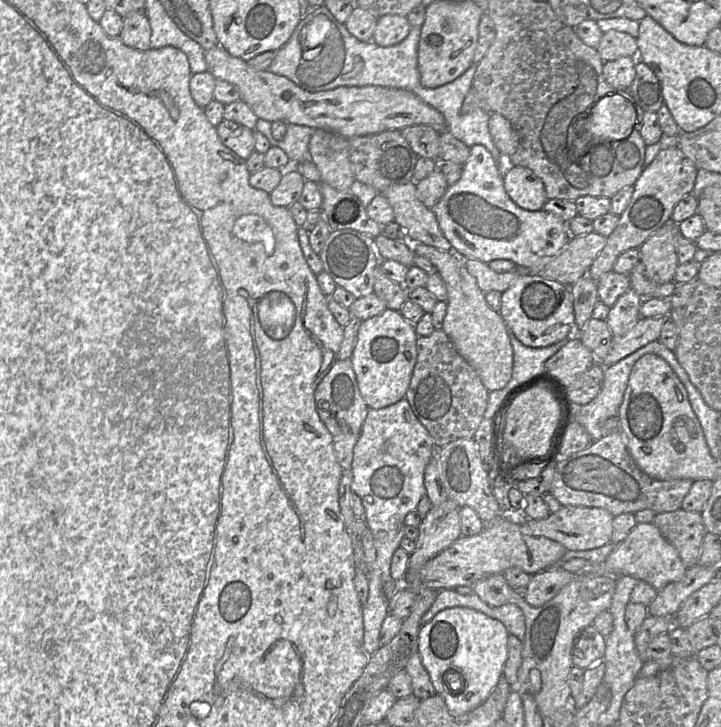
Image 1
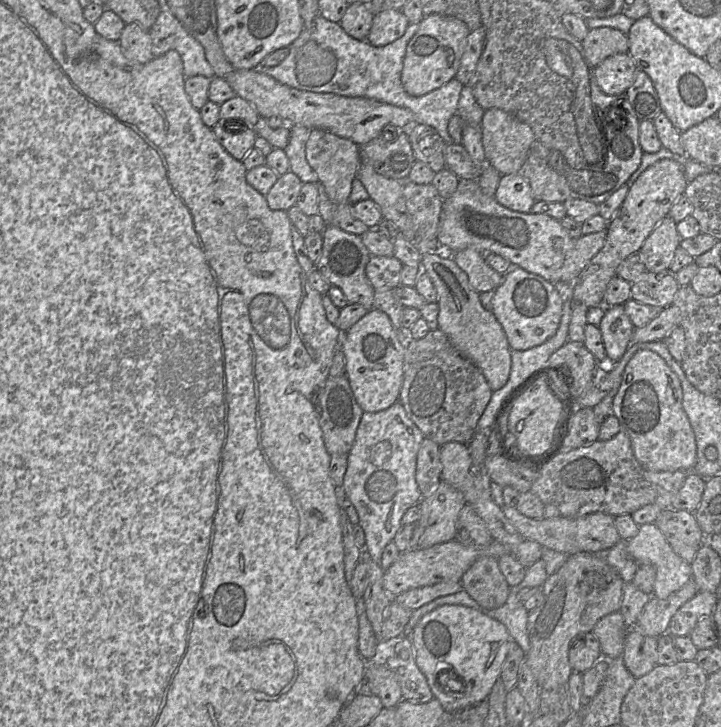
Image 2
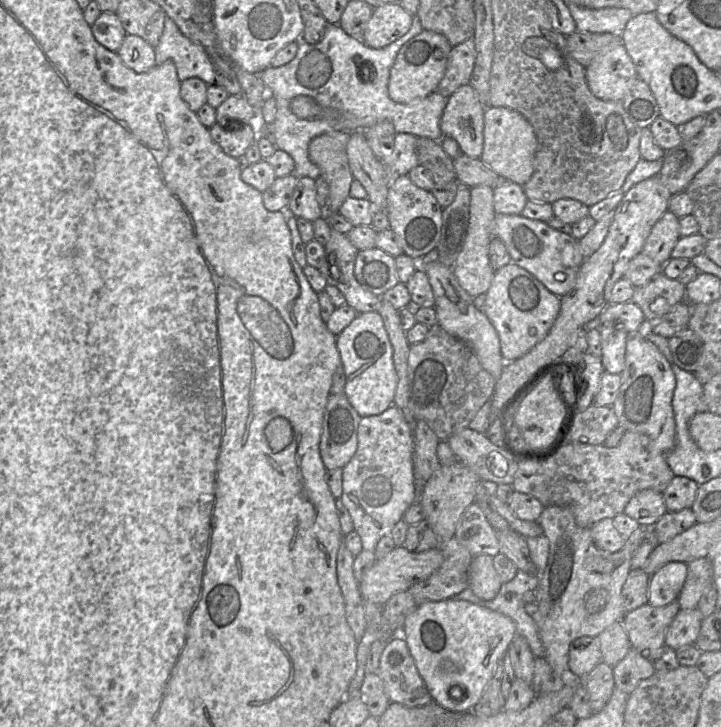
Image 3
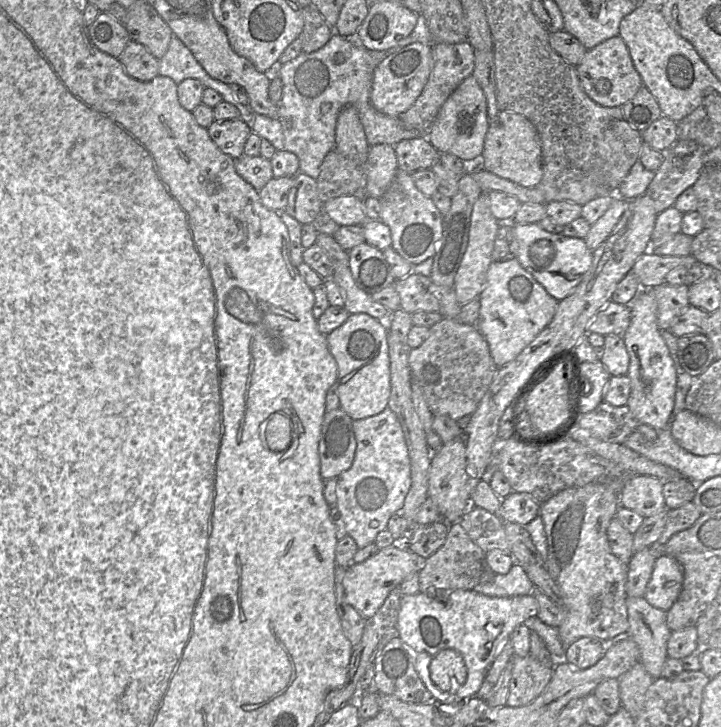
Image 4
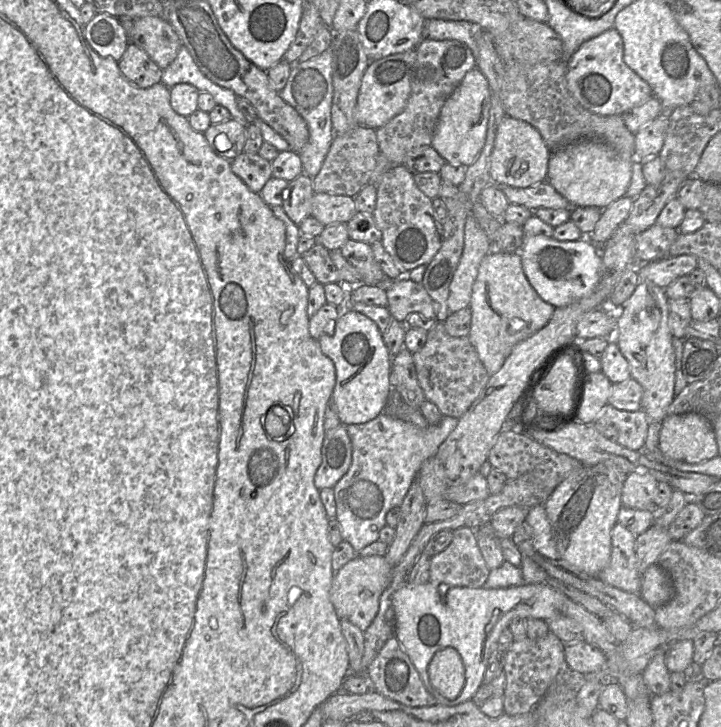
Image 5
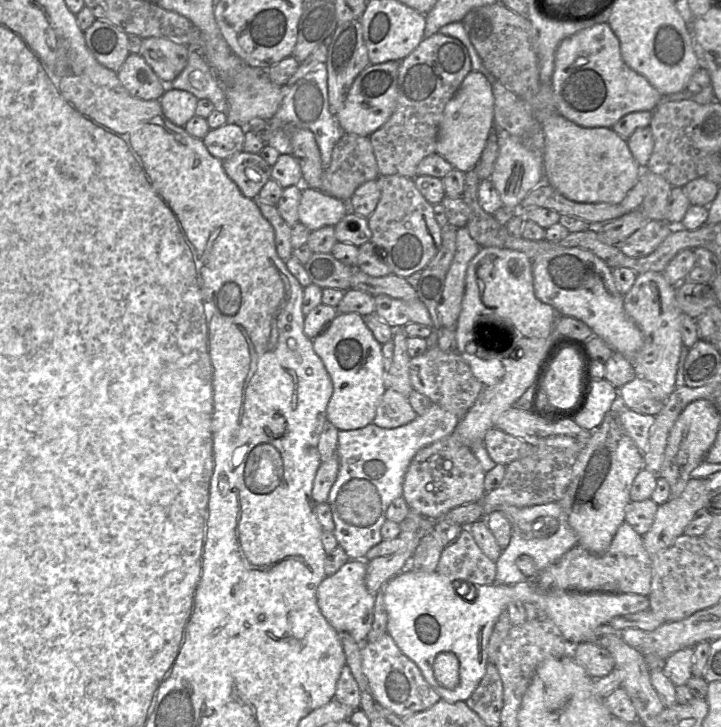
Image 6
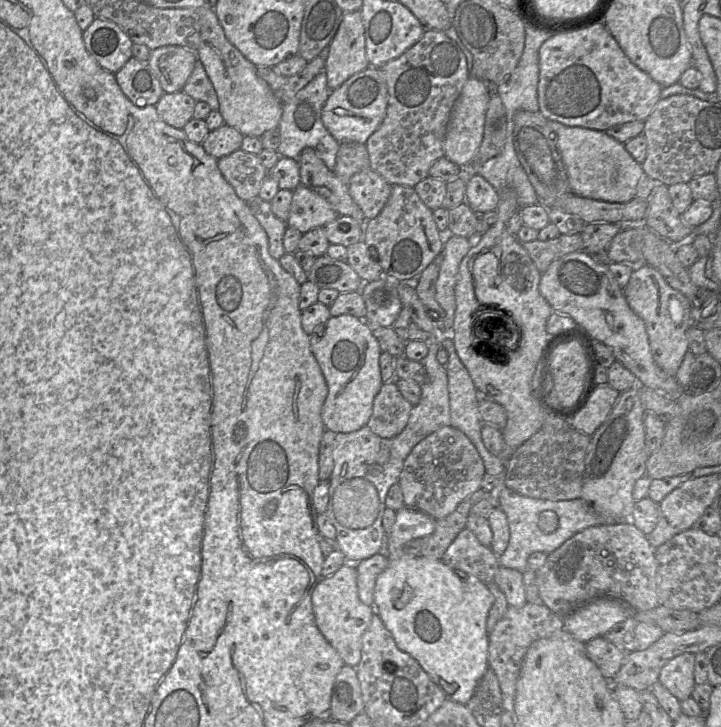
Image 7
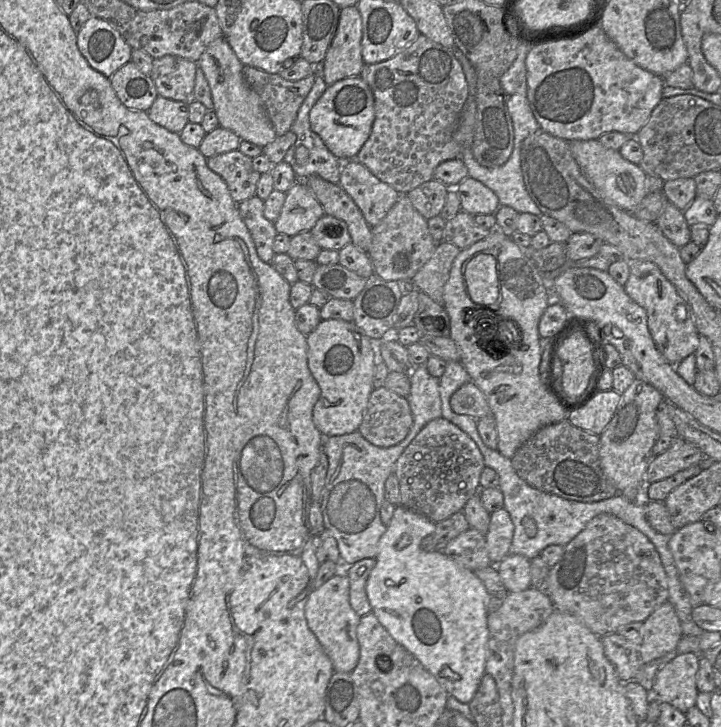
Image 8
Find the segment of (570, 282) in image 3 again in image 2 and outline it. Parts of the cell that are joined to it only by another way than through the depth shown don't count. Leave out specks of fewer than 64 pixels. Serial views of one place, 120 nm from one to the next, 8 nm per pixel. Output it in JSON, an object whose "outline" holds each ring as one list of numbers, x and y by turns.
{"outline":[[460,179,454,194,443,200,438,241,454,252,471,248,482,254,493,253,510,261,508,272,522,268,551,283,560,283,560,268,576,239,569,236,560,221,546,215,510,210,485,195,478,179]]}

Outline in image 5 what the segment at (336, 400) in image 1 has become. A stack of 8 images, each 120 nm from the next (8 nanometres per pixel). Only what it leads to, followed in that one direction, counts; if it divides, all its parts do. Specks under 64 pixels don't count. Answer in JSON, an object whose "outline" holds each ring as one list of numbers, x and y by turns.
{"outline":[[340,424,325,432,322,462,314,477,319,490,333,488,351,466,352,444,346,426]]}

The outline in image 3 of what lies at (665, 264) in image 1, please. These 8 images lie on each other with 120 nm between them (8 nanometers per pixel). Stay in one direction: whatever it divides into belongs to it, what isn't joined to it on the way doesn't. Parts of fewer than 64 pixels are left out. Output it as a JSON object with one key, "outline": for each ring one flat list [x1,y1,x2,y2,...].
{"outline":[[666,211,652,227,642,253,664,266,679,238,679,218]]}

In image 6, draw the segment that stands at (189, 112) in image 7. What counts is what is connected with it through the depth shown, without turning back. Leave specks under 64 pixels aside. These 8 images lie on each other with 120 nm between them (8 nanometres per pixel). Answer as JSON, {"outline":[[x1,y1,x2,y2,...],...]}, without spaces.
{"outline":[[167,86,160,98,165,116,174,124,184,126,196,115,198,98,191,92]]}

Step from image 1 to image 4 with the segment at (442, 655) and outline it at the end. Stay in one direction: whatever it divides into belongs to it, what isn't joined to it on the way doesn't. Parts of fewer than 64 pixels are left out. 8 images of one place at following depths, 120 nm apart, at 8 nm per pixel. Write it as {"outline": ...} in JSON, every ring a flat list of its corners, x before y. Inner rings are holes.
{"outline":[[474,590,444,591,446,595,441,599,424,592,402,596,398,615,398,636,413,653,416,671,434,697,434,701,448,706,459,706,478,693,500,647,510,640,517,626,537,616,539,605,532,594,490,597],[444,649,459,651,467,667,466,682,455,694,440,690,430,676,431,660]]}

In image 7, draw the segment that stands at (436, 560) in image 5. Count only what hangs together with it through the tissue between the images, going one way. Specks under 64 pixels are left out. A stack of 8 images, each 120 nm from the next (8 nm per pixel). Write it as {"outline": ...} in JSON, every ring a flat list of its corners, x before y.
{"outline":[[467,527,457,535,441,560,452,569,461,570,469,575,475,576,484,583,494,581,494,576,500,566,498,556,495,555,490,547,483,545]]}

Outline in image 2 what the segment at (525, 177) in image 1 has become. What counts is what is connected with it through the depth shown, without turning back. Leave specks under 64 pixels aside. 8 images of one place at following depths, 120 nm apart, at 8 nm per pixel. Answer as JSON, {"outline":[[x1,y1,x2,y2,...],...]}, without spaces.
{"outline":[[521,173,502,175,494,197,502,206,521,213,529,213,536,202,529,182]]}

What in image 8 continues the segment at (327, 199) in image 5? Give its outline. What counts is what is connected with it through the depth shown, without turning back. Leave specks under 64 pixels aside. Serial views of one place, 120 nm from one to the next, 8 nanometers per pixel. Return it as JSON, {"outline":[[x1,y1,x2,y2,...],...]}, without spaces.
{"outline":[[297,180,285,193,285,201,277,220,276,231,293,237,310,231,324,216,324,210,304,181]]}

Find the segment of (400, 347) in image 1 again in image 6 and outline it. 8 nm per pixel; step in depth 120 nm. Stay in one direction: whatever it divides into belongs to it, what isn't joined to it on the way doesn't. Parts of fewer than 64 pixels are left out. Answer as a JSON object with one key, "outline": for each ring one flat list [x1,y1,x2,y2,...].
{"outline":[[354,312,338,313,325,331,312,340,333,384,326,419,338,430,356,430,373,422,377,406,388,386,383,368,382,344]]}

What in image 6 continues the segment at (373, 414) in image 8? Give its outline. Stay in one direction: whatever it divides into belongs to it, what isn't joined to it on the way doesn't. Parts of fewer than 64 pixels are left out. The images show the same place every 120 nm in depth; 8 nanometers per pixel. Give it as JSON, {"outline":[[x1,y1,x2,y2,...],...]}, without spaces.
{"outline":[[387,387,377,406,372,423,381,428,392,429,406,425,417,416,407,397]]}

